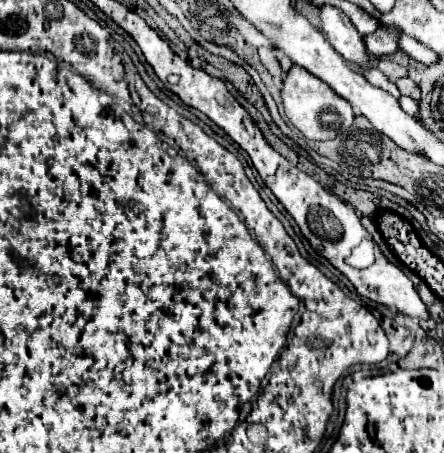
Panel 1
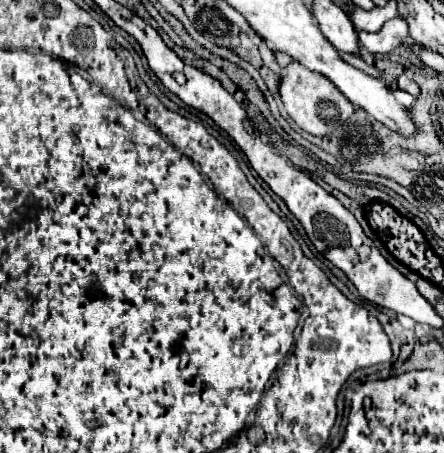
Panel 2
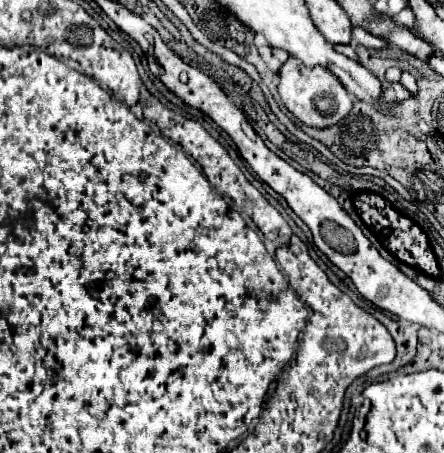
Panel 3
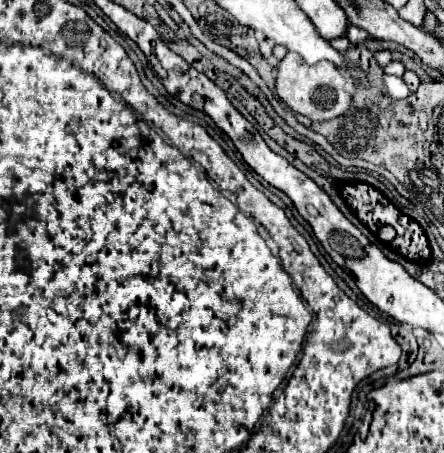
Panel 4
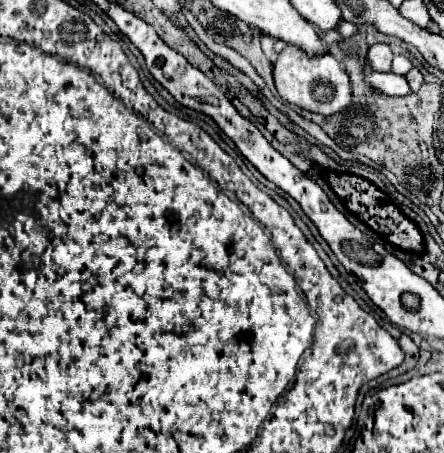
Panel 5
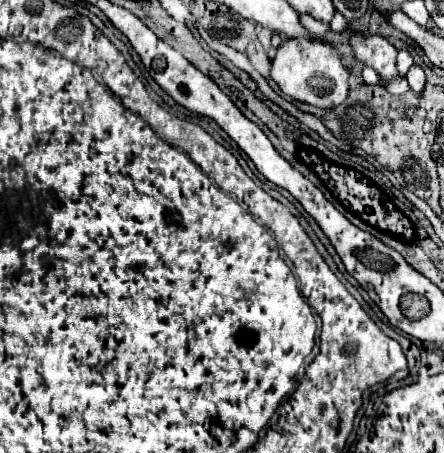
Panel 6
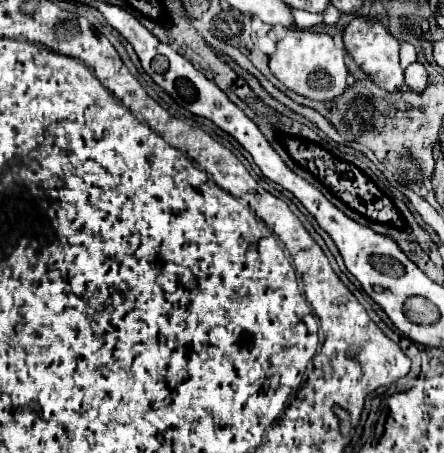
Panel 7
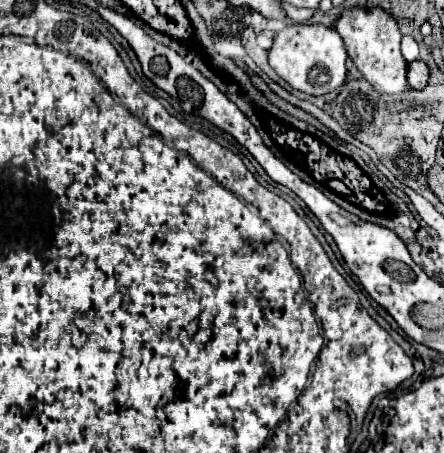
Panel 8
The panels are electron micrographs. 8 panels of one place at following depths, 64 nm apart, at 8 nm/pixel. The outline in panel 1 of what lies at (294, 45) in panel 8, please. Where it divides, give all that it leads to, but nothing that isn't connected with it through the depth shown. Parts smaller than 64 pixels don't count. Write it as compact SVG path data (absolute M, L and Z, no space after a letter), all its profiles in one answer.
M292 66L288 72L284 72L284 86L282 86L282 102L284 112L288 120L308 138L308 140L332 140L346 128L350 128L354 120L352 106L346 100L340 100L332 88L312 76L308 70L300 66Z

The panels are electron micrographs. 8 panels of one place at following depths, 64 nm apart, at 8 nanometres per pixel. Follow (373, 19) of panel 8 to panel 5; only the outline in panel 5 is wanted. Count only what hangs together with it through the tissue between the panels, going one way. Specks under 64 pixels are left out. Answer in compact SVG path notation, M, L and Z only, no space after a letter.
M372 44L366 52L366 60L368 64L378 70L378 72L390 72L392 70L392 50L388 44Z

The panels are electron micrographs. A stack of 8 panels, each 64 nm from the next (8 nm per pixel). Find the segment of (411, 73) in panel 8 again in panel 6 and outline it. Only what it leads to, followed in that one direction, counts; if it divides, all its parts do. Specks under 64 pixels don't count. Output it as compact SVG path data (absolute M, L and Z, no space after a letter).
M414 64L414 66L408 70L406 80L408 80L408 84L410 84L410 88L412 88L414 92L422 92L422 90L424 90L426 76L424 76L424 70L422 70L418 64Z

